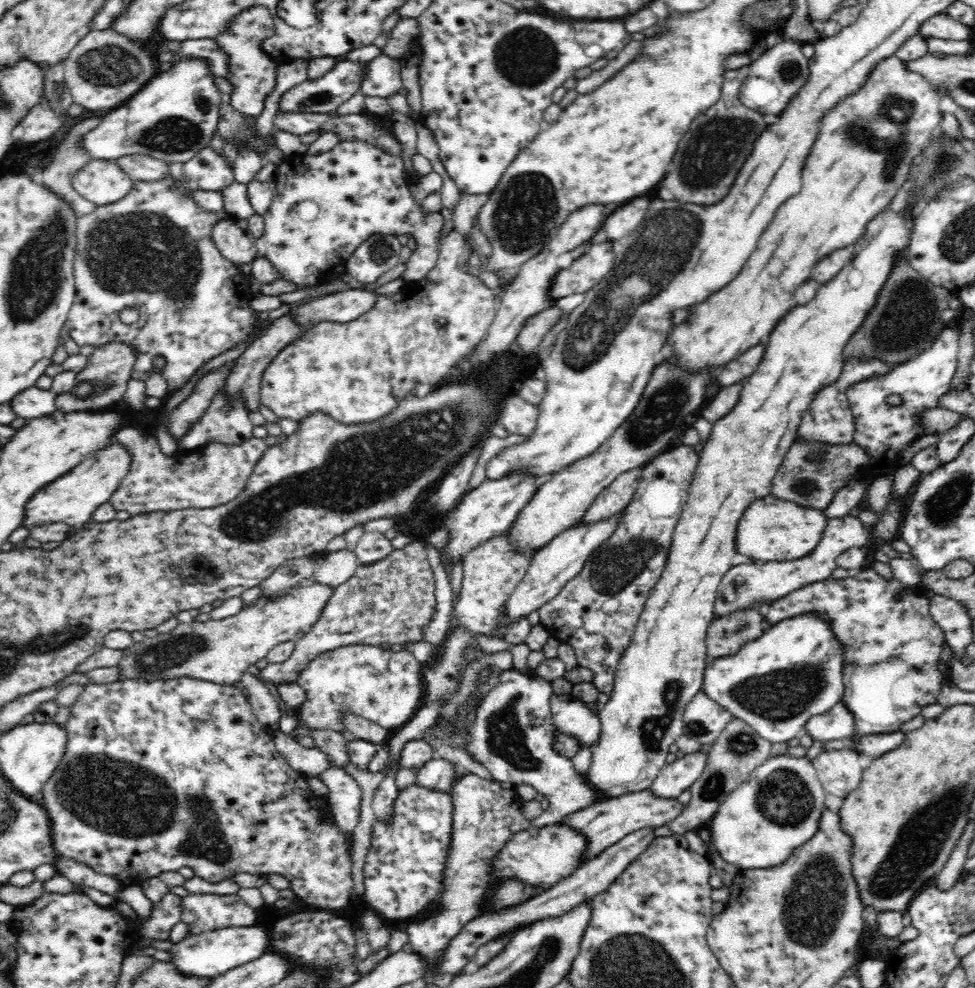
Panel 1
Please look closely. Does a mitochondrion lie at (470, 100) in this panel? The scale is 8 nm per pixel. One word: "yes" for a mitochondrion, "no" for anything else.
no

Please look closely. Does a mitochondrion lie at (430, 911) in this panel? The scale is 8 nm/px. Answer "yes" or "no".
no

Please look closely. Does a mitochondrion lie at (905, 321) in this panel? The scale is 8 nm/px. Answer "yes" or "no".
yes

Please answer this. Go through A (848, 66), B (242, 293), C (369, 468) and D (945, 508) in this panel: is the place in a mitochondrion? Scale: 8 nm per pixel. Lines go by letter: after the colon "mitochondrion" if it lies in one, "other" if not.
A: other
B: other
C: mitochondrion
D: mitochondrion

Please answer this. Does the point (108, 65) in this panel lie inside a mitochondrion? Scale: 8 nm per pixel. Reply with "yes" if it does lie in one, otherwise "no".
yes

